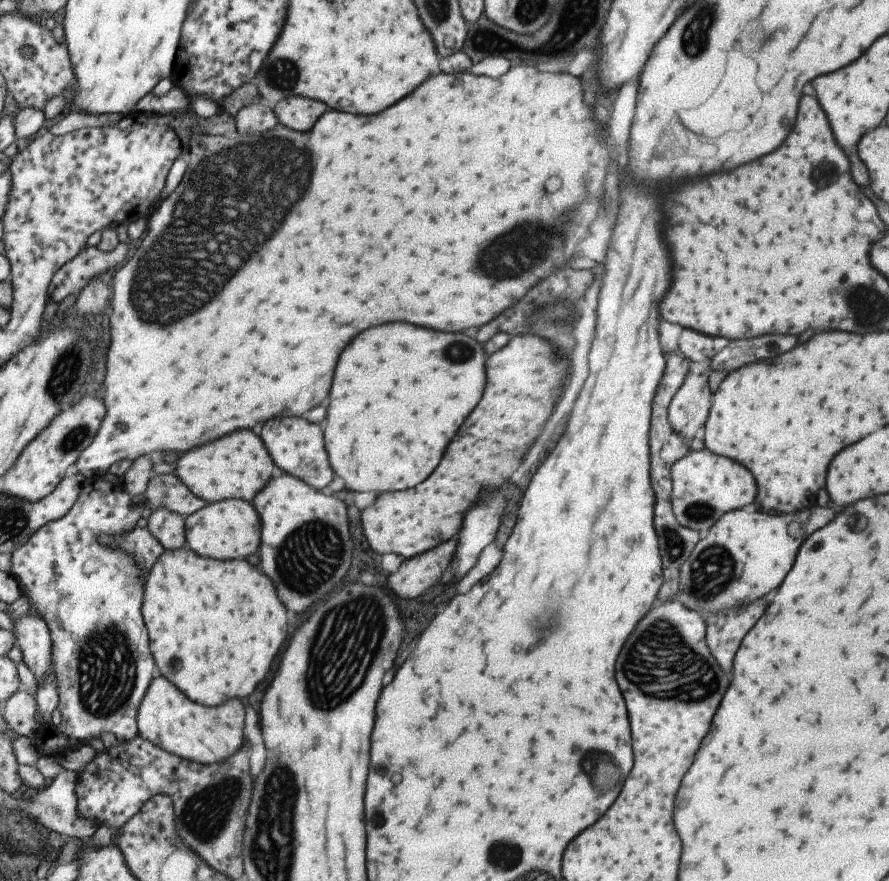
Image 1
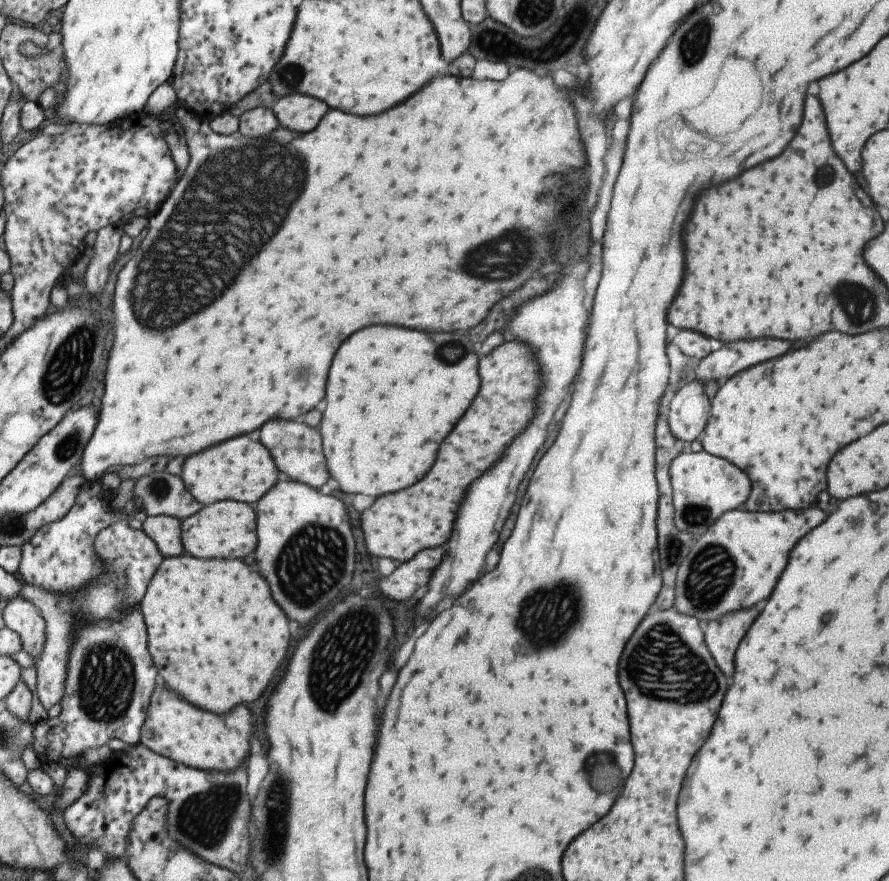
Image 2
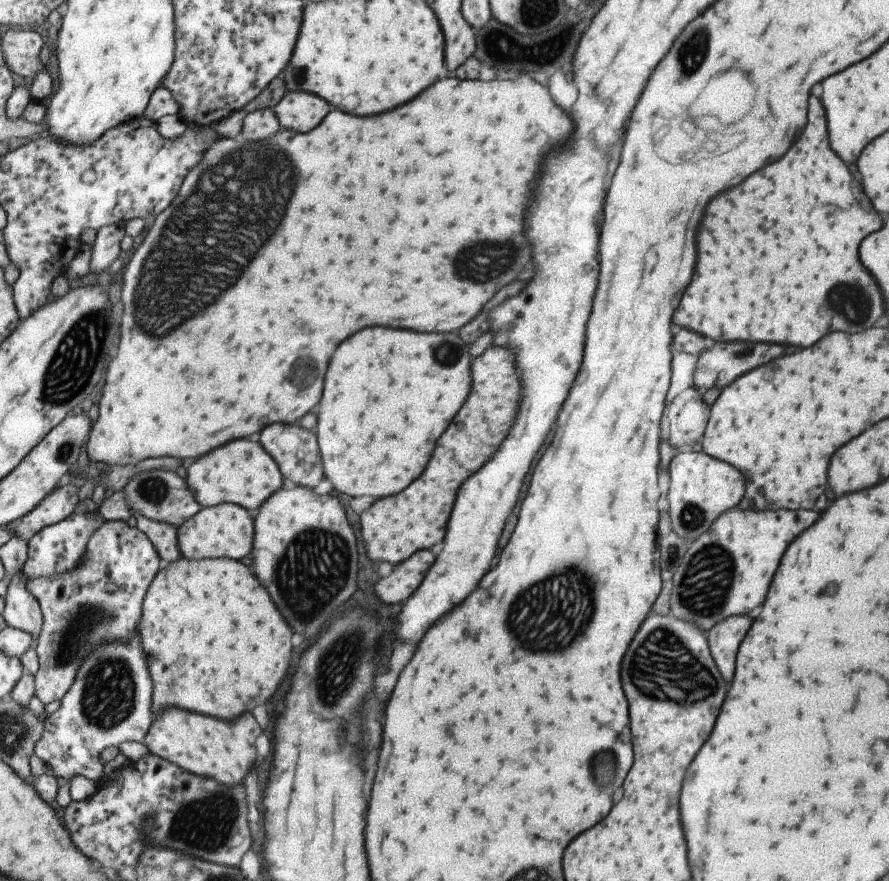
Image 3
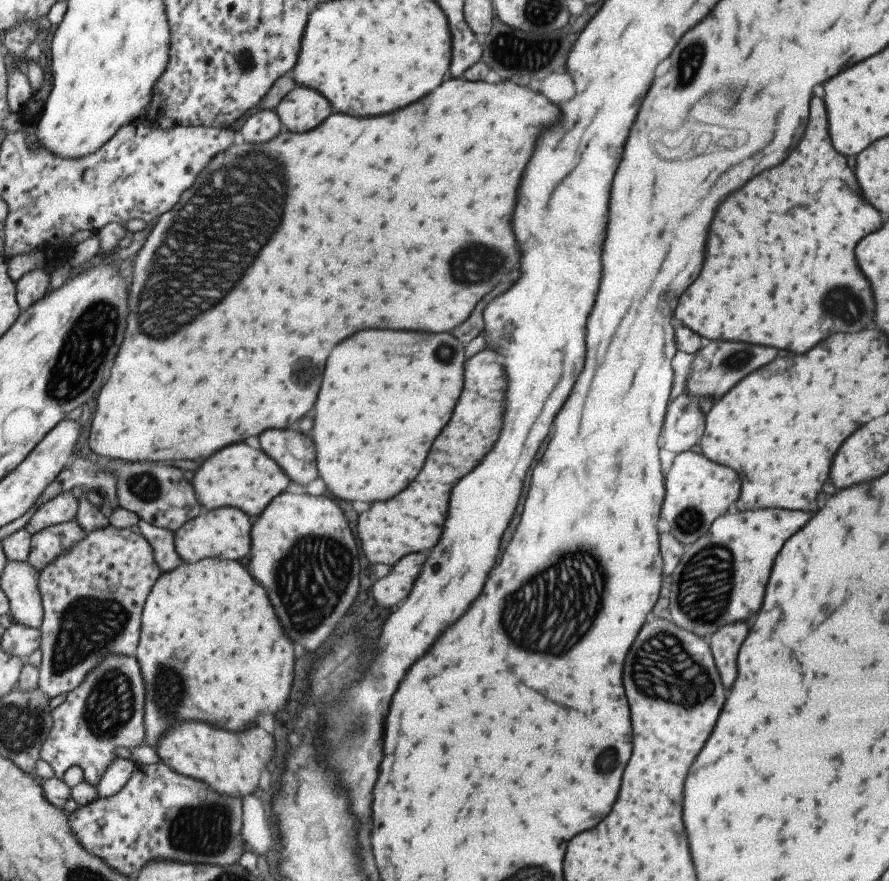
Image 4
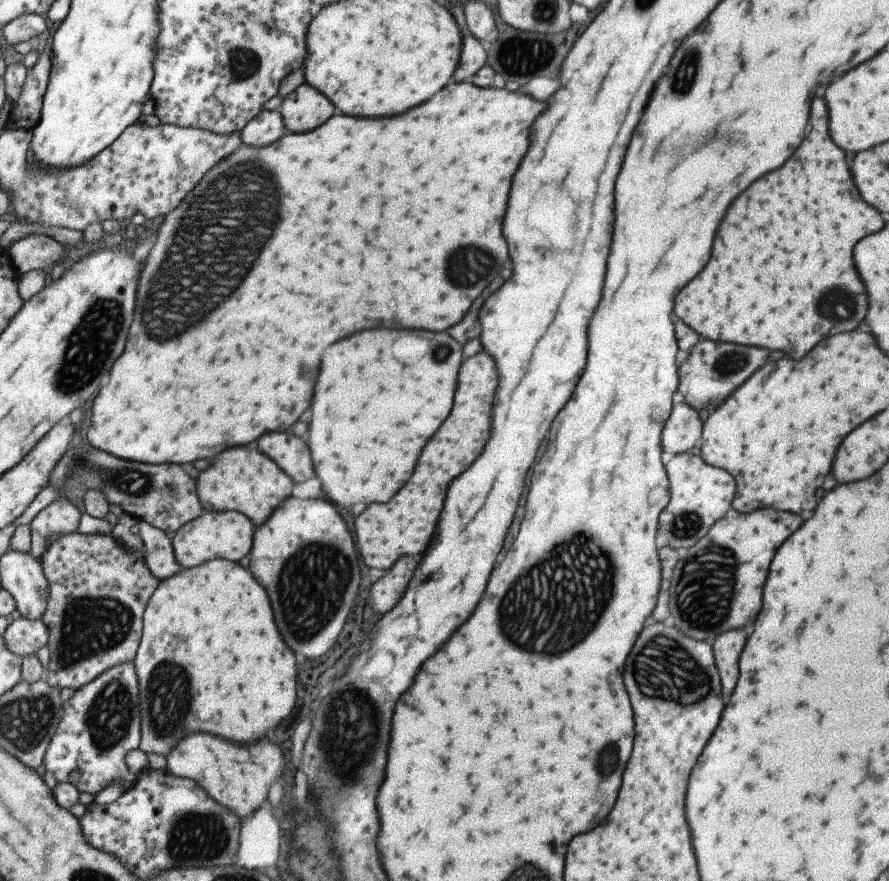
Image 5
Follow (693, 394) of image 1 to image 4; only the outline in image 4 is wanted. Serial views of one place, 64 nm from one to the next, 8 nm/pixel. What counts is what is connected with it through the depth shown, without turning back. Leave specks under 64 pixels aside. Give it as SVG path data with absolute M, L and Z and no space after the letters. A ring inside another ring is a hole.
M679 394L665 412L663 428L659 434L659 448L675 454L688 451L703 434L705 417L695 399Z

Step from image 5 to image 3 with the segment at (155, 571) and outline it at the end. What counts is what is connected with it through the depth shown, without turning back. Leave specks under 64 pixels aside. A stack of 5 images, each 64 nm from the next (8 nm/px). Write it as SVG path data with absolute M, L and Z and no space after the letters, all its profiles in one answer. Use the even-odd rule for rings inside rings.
M141 515L134 516L135 527L151 542L156 556L162 564L171 564L179 560L180 552L177 548L176 528L171 524L161 524L147 520Z

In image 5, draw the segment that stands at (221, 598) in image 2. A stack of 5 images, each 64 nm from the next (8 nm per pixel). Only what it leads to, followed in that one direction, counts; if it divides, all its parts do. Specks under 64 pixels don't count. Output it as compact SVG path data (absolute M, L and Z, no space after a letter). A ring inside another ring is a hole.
M207 560L195 568L180 568L175 576L169 576L165 580L158 582L155 592L149 596L147 606L145 606L142 618L142 632L139 646L133 658L133 668L139 696L139 732L140 740L138 750L144 753L155 753L167 756L169 750L183 740L185 736L201 732L211 732L219 734L225 740L233 740L239 744L245 742L255 742L257 738L265 736L267 728L275 728L277 722L281 722L285 716L289 716L293 704L295 704L295 658L293 652L285 646L281 640L277 626L273 622L273 612L267 600L265 590L249 576L247 570L243 570L239 564L230 560Z

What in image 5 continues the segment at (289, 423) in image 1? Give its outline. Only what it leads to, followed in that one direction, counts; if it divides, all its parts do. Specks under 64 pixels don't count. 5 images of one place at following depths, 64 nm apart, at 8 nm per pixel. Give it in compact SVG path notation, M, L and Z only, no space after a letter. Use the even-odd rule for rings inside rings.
M285 431L267 432L257 438L257 448L295 482L310 480L313 474L309 448L305 440Z

